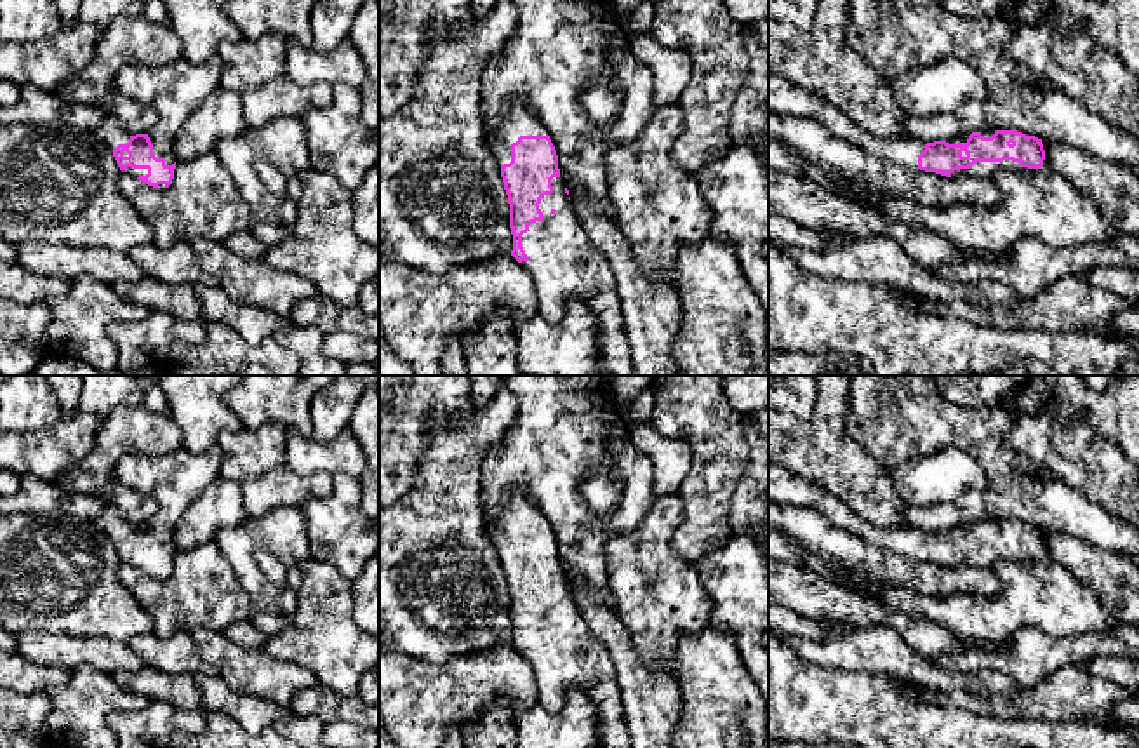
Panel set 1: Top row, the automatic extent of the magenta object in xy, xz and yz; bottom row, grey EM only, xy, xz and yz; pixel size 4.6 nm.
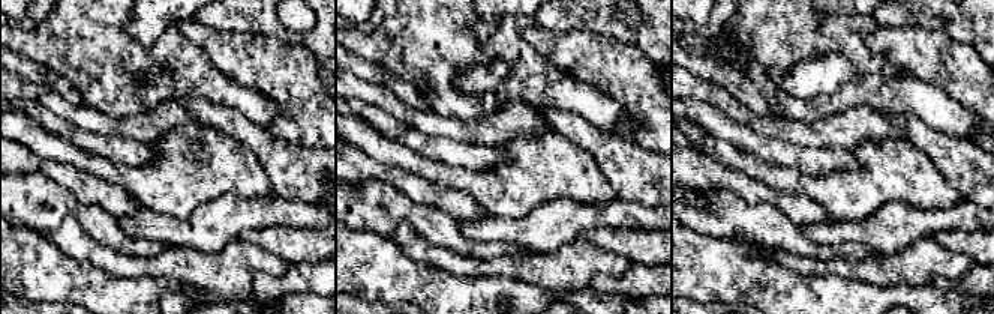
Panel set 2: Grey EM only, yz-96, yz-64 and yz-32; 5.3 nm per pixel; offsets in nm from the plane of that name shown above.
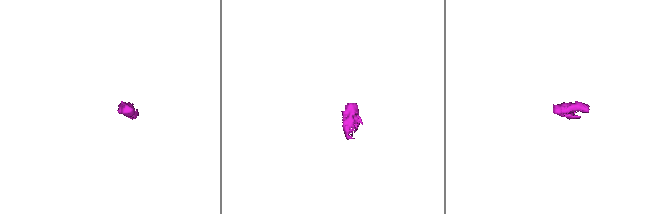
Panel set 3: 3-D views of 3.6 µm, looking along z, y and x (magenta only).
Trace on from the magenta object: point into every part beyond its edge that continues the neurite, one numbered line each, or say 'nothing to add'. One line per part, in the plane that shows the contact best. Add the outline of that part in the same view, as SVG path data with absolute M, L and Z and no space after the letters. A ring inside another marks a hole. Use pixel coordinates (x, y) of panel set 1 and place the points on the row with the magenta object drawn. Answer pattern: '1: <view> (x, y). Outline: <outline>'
1: xz (519, 120). Outline: M518 97L503 104L504 122L496 132L485 129L487 146L499 169L511 162L511 144L520 136L548 136L534 111Z
2: xz (564, 263). Outline: M562 176L553 177L551 186L553 193L544 195L539 204L544 219L532 223L522 235L529 259L520 266L534 280L537 313L550 324L558 324L567 301L581 299L596 320L605 372L633 376L612 268L589 240Z

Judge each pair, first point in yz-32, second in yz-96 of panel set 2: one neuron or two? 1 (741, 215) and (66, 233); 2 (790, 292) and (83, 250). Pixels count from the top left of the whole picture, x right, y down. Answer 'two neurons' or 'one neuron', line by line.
1: two neurons
2: two neurons

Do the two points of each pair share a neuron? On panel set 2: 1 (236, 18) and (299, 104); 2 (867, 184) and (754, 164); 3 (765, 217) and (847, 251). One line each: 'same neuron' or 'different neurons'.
1: different neurons
2: same neuron
3: same neuron

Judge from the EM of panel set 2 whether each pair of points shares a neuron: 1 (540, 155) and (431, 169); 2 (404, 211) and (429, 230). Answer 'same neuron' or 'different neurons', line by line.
1: same neuron
2: same neuron

